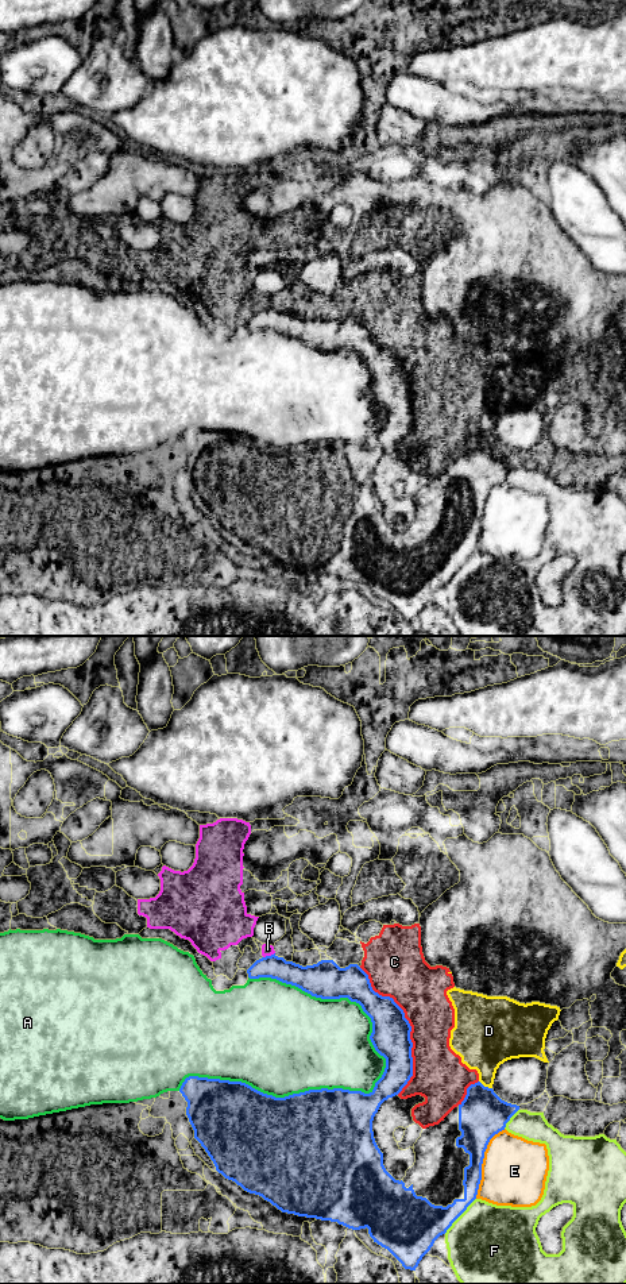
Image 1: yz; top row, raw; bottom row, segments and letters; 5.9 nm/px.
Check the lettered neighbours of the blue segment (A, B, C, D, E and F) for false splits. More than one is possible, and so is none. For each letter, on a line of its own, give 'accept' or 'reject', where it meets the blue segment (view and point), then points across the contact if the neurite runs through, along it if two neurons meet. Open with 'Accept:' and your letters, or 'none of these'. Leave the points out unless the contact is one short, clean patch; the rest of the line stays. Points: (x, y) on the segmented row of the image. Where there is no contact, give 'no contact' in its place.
Accept: none of these
A: reject; contact yz (289, 1095)
B: reject; contact yz (269, 956); border yz (274, 952), (263, 957)
C: reject; contact yz (410, 1026)
D: reject; contact yz (486, 1087)
E: reject; contact yz (482, 1161)
F: reject; contact yz (460, 1214)

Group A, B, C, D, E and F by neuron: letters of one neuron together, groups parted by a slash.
A / B C D / E / F

